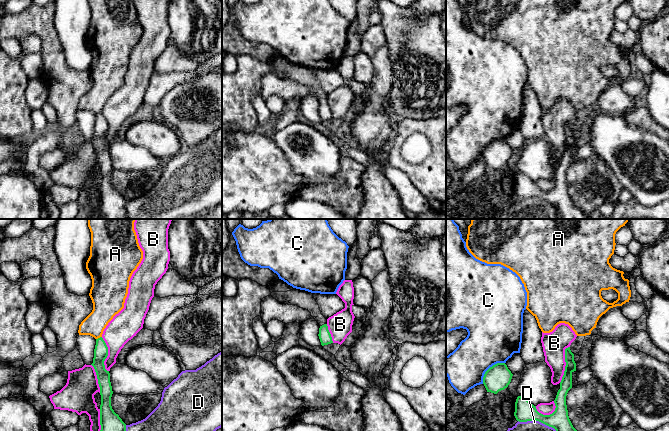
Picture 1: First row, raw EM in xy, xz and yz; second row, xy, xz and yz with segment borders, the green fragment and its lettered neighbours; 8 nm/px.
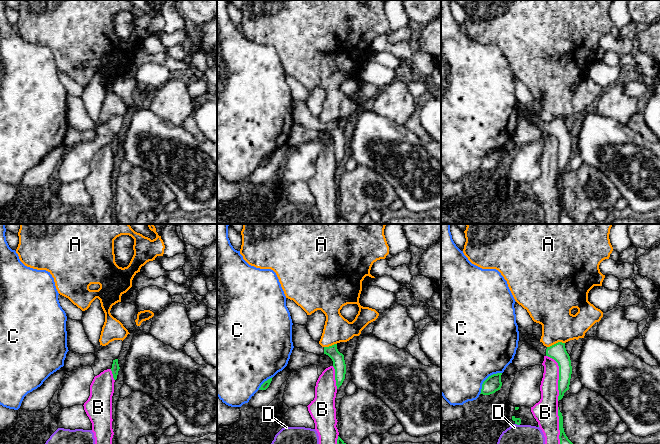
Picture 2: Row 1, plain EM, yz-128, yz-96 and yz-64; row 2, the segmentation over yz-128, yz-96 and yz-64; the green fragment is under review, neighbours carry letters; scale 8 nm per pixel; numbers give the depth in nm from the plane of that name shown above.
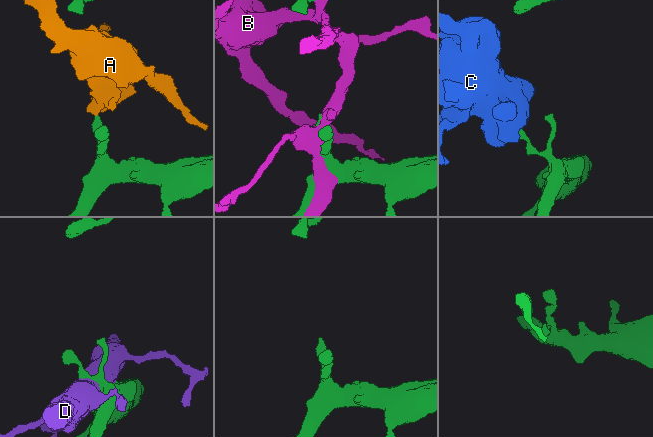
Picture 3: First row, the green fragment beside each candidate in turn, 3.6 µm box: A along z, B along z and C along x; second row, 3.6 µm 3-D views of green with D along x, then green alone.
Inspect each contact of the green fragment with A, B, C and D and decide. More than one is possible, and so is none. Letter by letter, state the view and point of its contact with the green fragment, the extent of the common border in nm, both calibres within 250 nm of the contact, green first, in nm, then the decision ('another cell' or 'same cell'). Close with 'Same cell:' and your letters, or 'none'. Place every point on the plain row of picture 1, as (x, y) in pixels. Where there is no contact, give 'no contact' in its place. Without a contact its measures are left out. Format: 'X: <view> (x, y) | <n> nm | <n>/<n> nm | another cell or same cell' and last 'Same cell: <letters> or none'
A: xy (98, 114) | 50 nm | 110/190 nm | another cell
B: yz (566, 140) | 300 nm | 100/190 nm | another cell
C: yz (489, 144) | 260 nm | 200/400 nm | another cell
D: yz (538, 196) | 340 nm | 160/340 nm | another cell
Same cell: none

